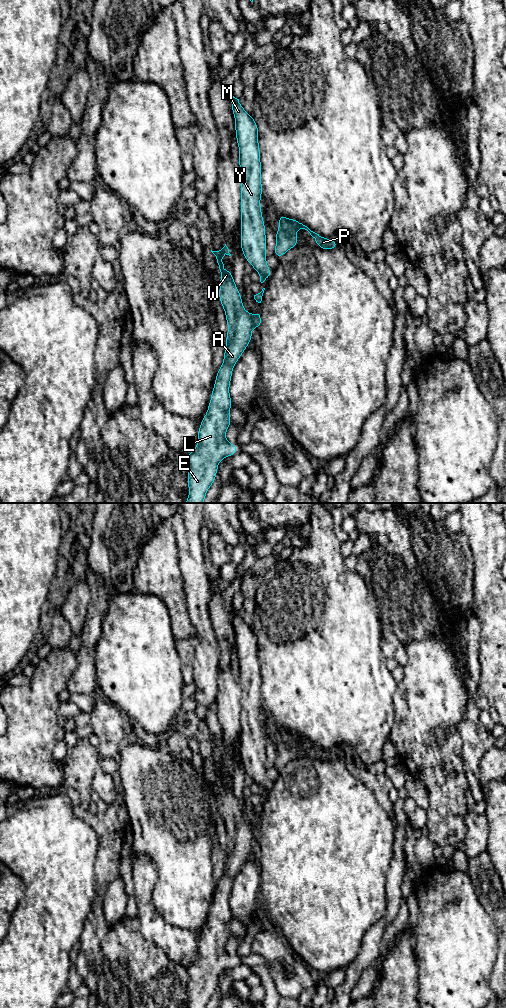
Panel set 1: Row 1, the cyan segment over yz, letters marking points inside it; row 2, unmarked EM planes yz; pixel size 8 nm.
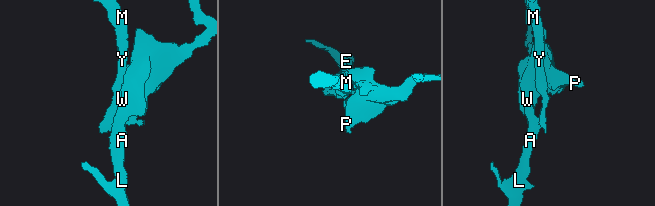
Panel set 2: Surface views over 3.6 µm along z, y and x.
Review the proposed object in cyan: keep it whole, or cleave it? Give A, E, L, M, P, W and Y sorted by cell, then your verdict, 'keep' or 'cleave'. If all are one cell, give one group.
groups A E L P W / M Y; cleave

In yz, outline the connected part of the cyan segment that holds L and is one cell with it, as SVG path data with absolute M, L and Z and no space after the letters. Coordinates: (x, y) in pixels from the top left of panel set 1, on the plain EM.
M225 758L211 764L221 784L219 813L225 823L228 837L224 872L219 880L211 905L207 926L198 941L196 960L186 969L188 975L189 1008L206 1008L214 995L219 974L233 968L239 961L227 953L225 946L232 935L229 922L232 919L229 899L232 883L252 851L252 827L243 820L243 813L234 795L232 783L226 783L222 774L224 766L231 768Z

